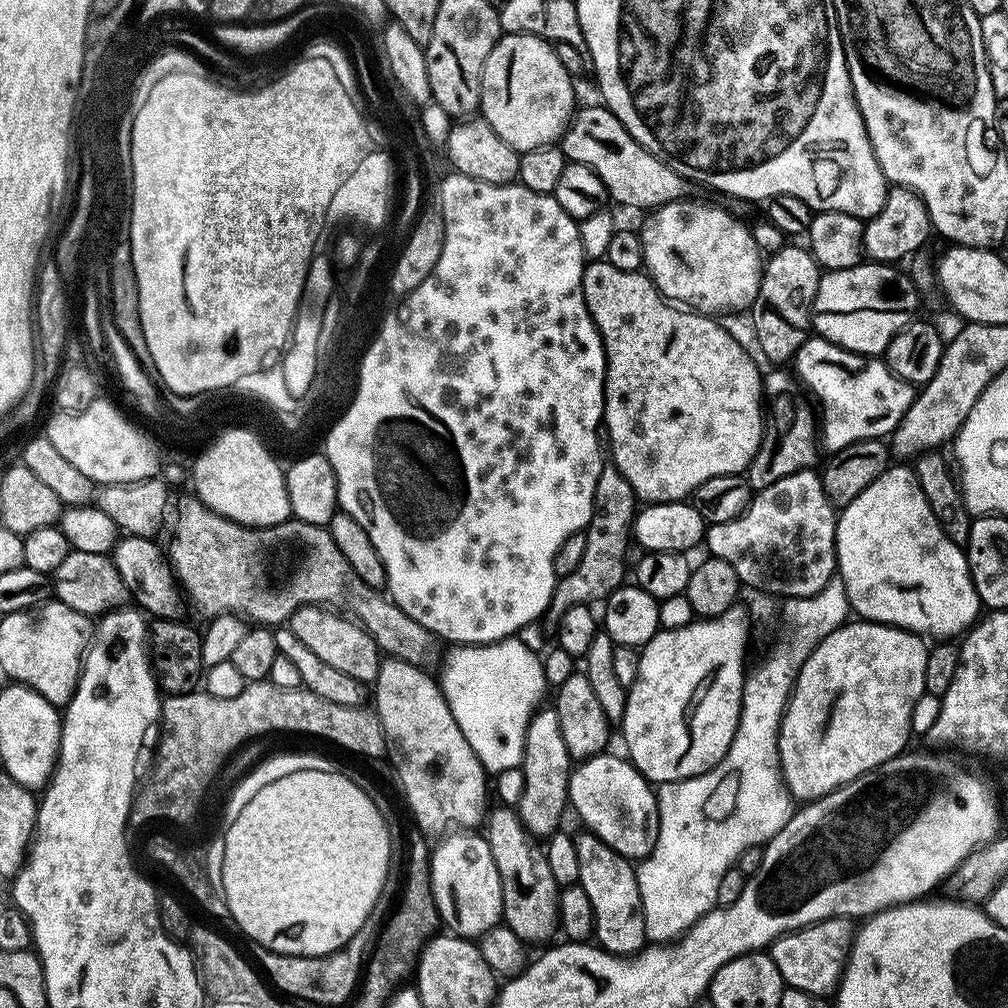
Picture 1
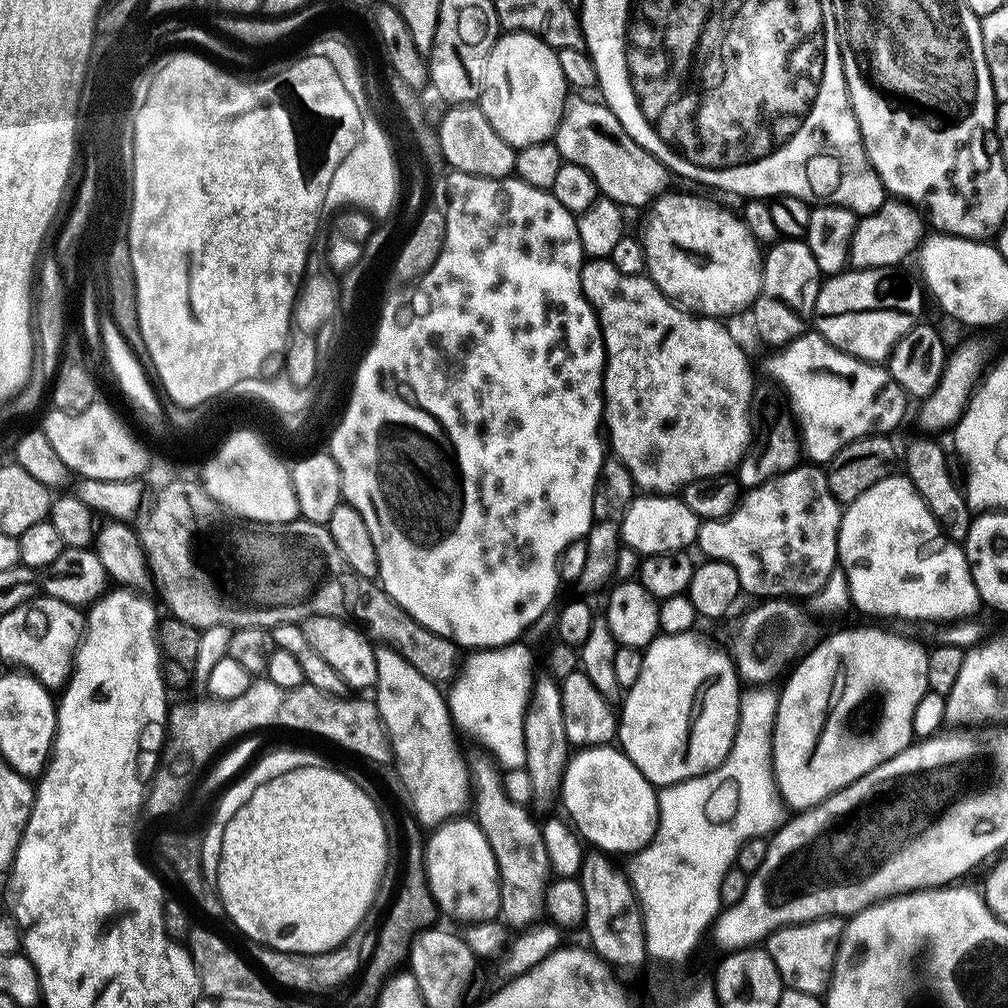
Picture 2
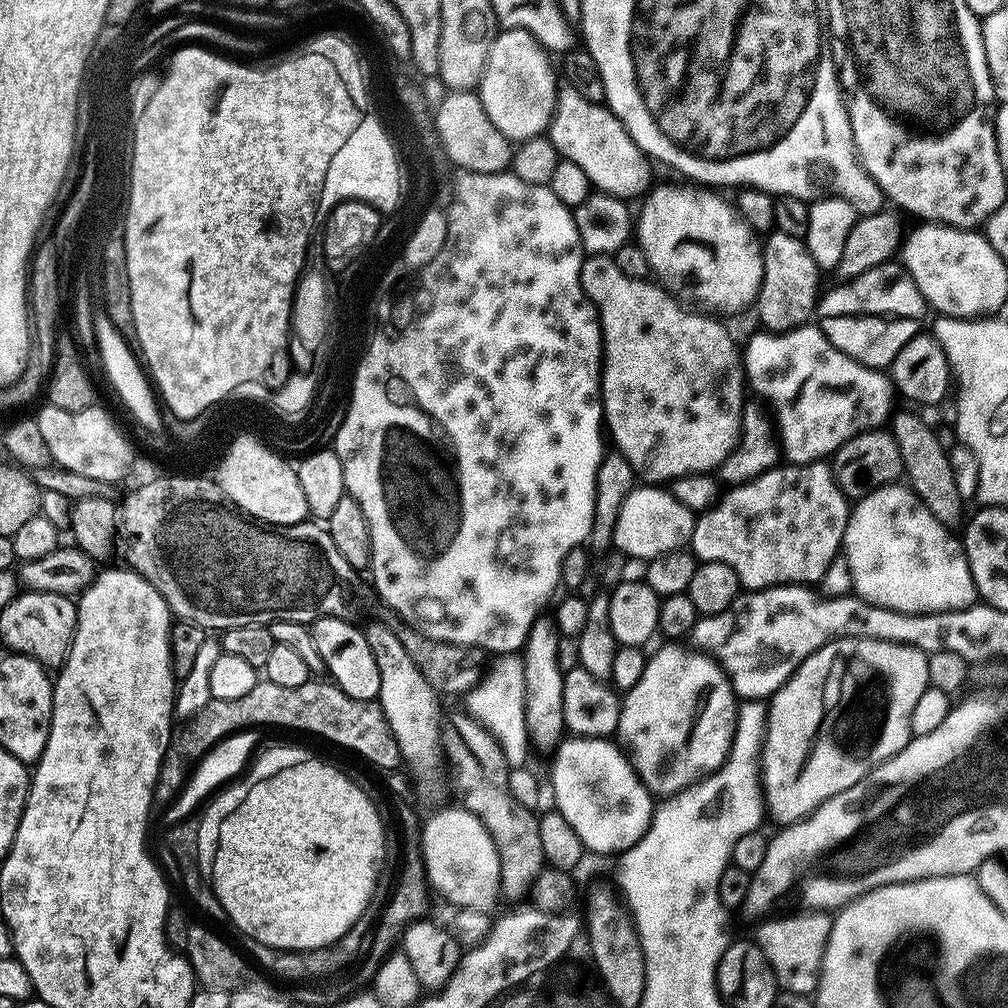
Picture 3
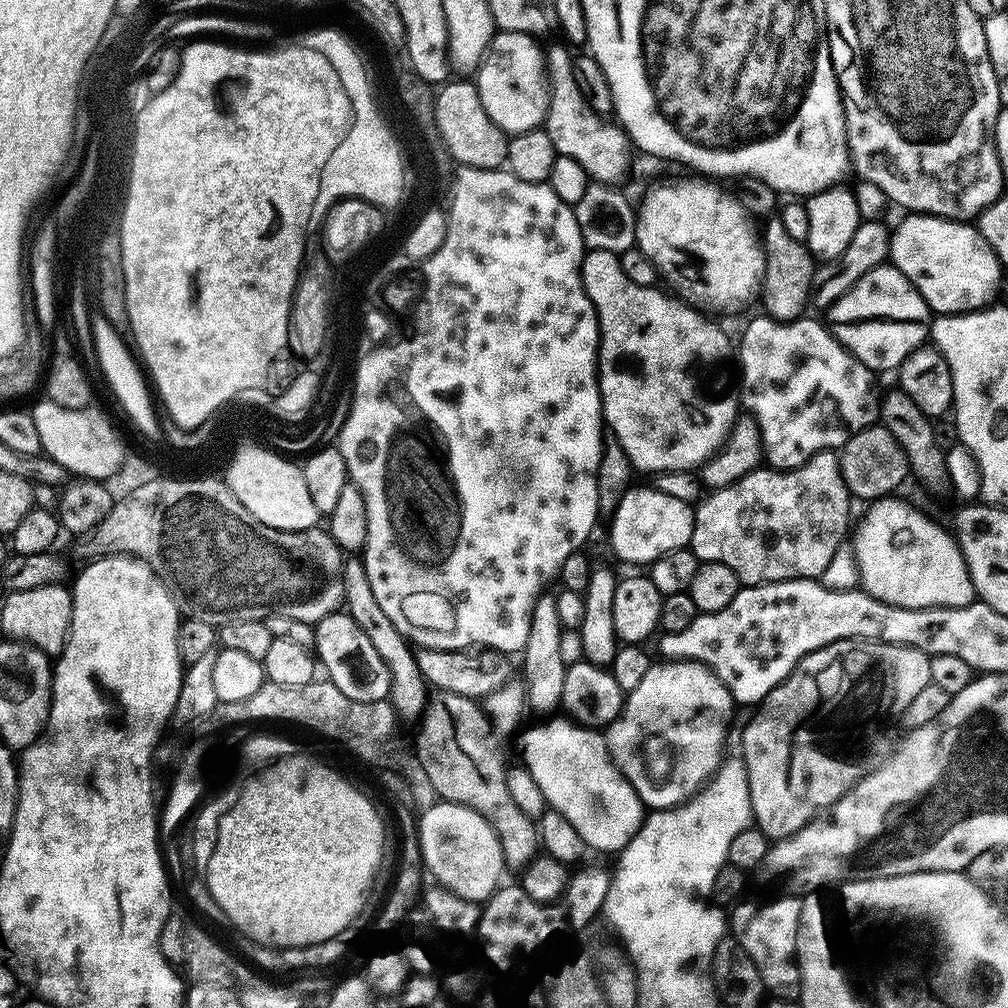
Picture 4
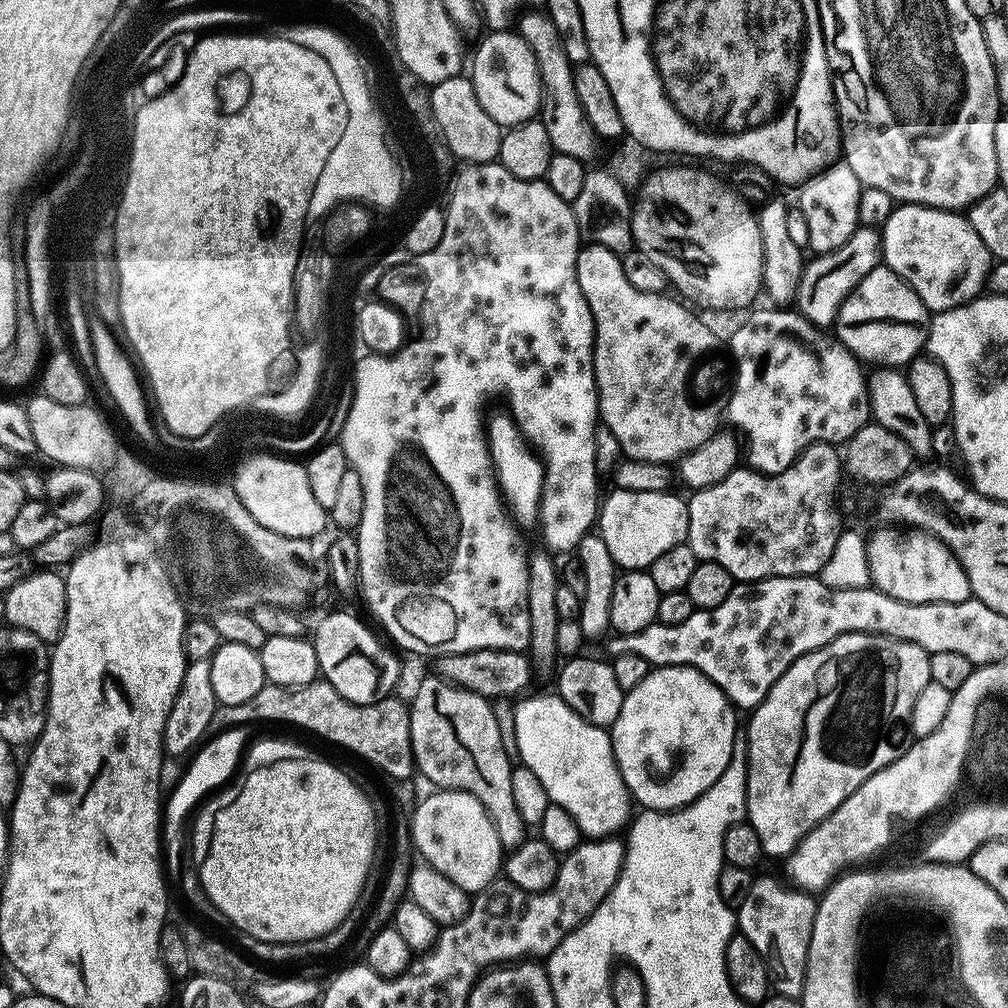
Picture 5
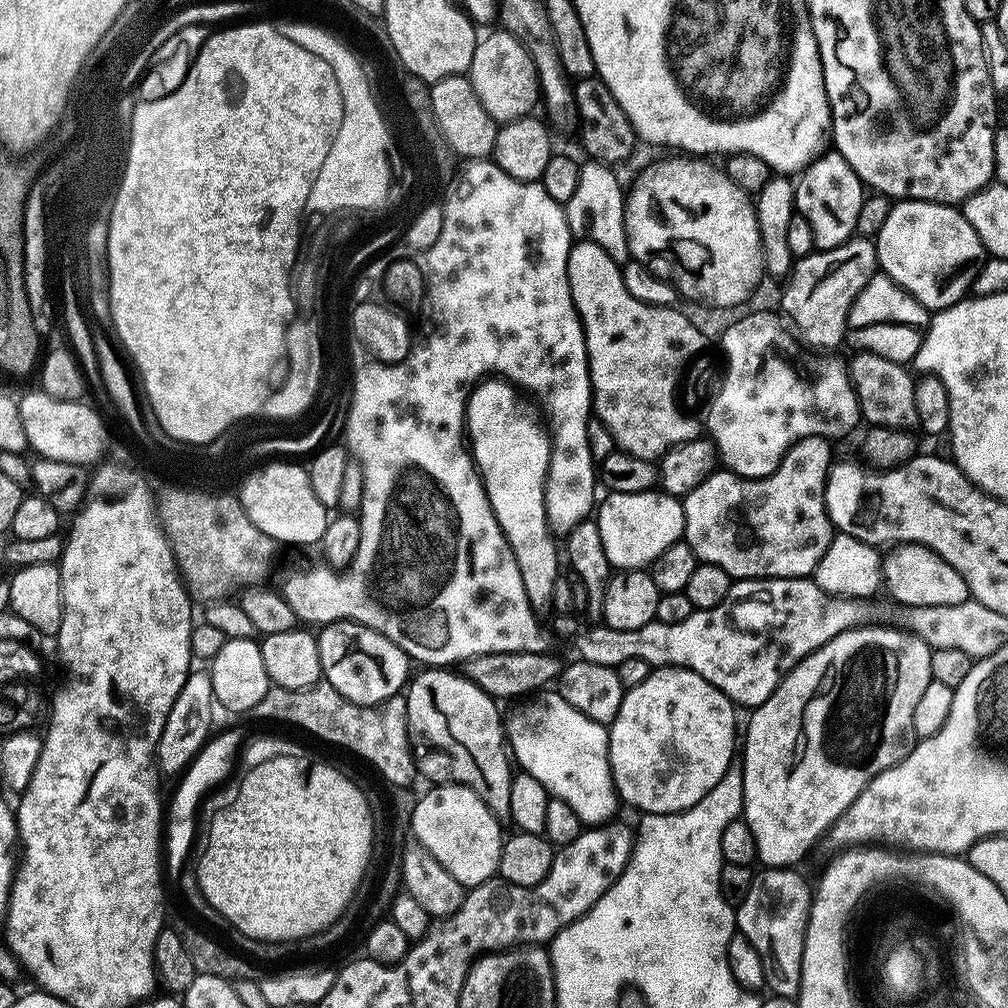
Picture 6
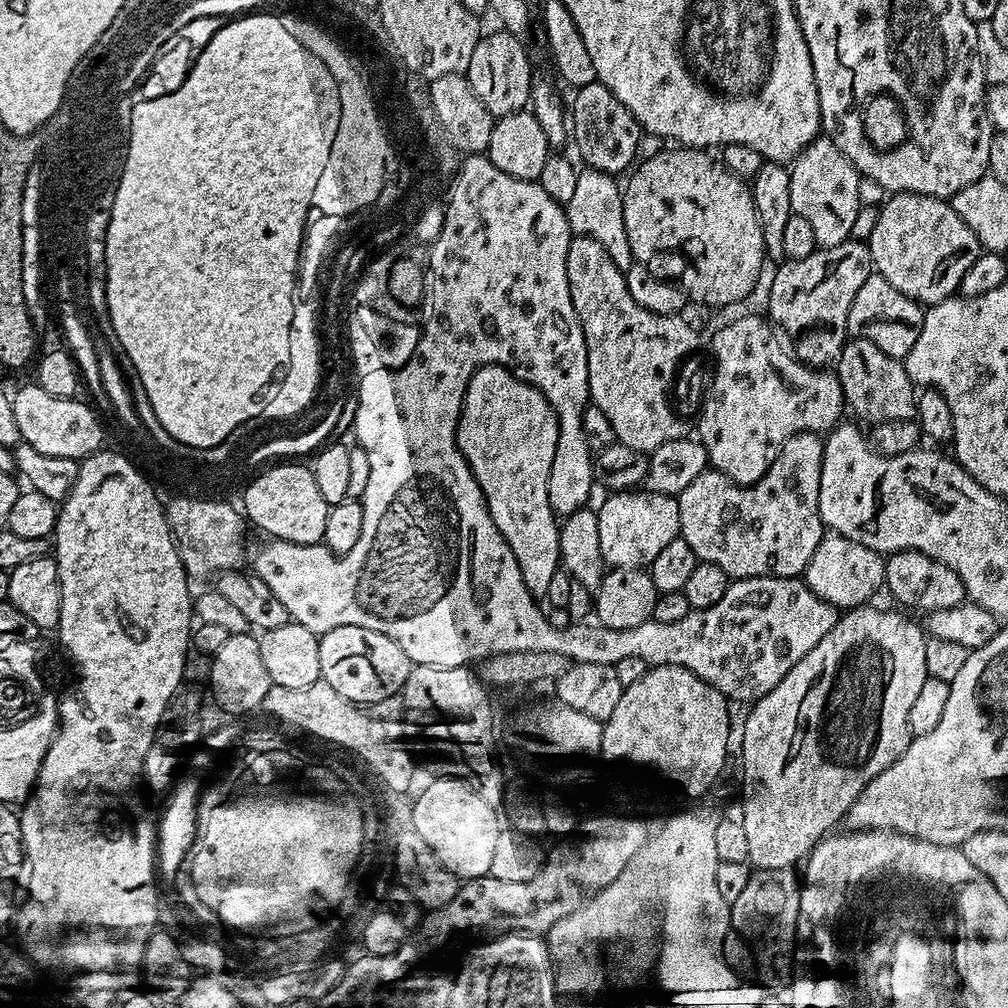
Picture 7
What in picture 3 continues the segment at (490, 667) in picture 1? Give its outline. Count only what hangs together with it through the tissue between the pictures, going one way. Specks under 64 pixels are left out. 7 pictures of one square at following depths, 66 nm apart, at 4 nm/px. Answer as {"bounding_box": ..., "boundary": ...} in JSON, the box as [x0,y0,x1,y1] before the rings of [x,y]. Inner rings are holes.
{"bounding_box":[466,654,530,766],"boundary":[[[504,654],[492,664],[488,673],[481,675],[479,680],[466,693],[468,699],[467,715],[479,724],[492,739],[500,744],[504,758],[509,765],[520,766],[530,753],[530,741],[526,722],[524,721],[524,661],[519,655]]]}

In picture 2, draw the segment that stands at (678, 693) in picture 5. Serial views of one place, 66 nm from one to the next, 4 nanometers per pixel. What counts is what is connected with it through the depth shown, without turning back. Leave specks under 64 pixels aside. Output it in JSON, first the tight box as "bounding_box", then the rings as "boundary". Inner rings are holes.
{"bounding_box":[618,631,742,786],"boundary":[[[695,631],[673,636],[657,635],[643,649],[642,674],[638,674],[638,682],[627,689],[622,700],[624,709],[618,712],[619,747],[654,786],[680,784],[684,780],[712,772],[730,754],[736,737],[742,695],[737,665],[729,653],[727,656],[722,649],[715,648],[710,641],[696,635]]]}

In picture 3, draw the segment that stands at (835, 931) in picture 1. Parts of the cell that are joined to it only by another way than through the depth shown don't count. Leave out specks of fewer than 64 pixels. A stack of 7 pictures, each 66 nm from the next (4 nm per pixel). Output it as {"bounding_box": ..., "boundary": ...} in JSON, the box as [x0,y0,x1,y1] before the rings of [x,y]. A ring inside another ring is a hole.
{"bounding_box":[754,910,833,996],"boundary":[[[803,910],[803,911],[804,912],[798,913],[797,916],[777,915],[775,918],[767,919],[764,923],[761,923],[764,925],[762,925],[761,928],[757,930],[756,936],[754,935],[754,942],[762,950],[762,954],[766,958],[766,962],[768,963],[768,965],[772,967],[772,973],[776,975],[777,985],[779,985],[779,987],[783,989],[784,992],[797,992],[797,994],[800,996],[808,996],[809,994],[815,993],[820,982],[820,973],[824,967],[824,951],[828,946],[828,939],[830,938],[830,934],[832,933],[833,917],[829,915],[827,911],[824,910]]]}

